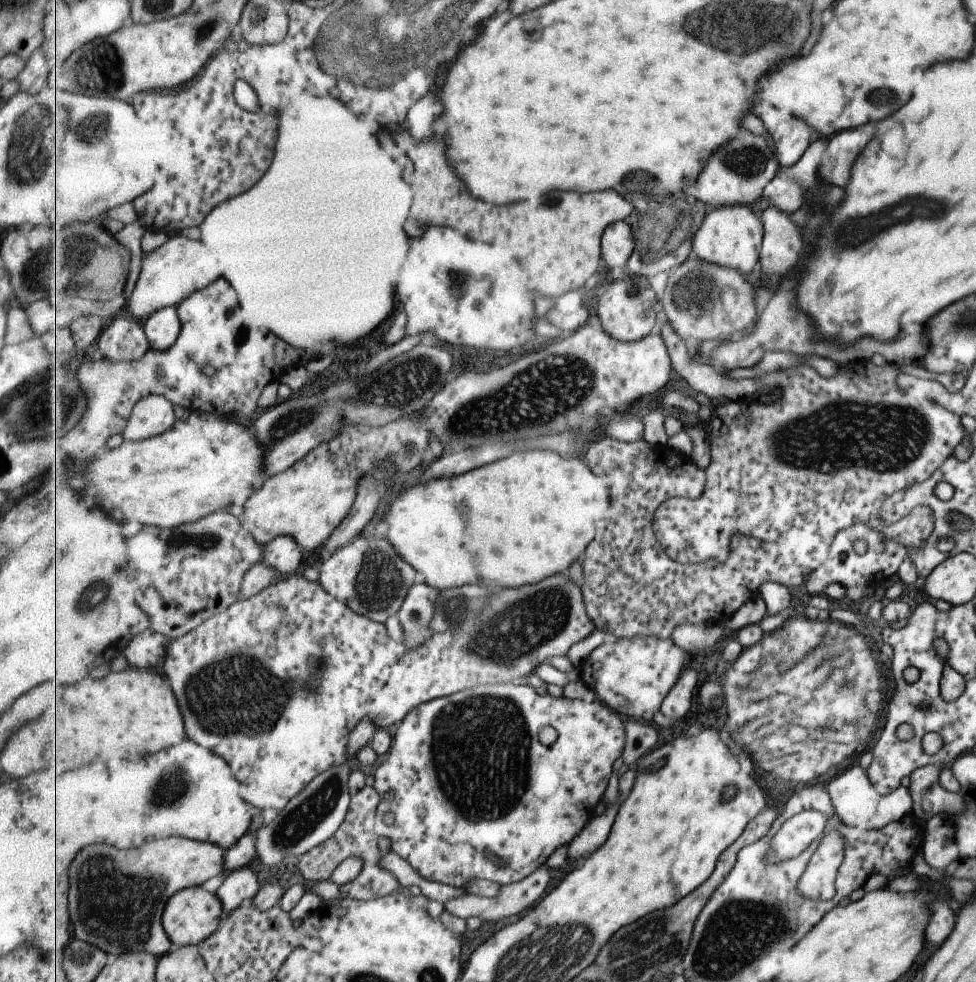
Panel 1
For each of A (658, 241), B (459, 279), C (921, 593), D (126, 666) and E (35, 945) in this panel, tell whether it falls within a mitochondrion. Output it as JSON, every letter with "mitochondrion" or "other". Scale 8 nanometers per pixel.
{"A":"mitochondrion","B":"mitochondrion","C":"other","D":"other","E":"other"}

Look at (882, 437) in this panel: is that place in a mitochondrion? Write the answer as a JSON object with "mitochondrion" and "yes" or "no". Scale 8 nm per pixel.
{"mitochondrion":"yes"}

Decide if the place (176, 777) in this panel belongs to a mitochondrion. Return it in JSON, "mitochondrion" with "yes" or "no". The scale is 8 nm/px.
{"mitochondrion":"yes"}

